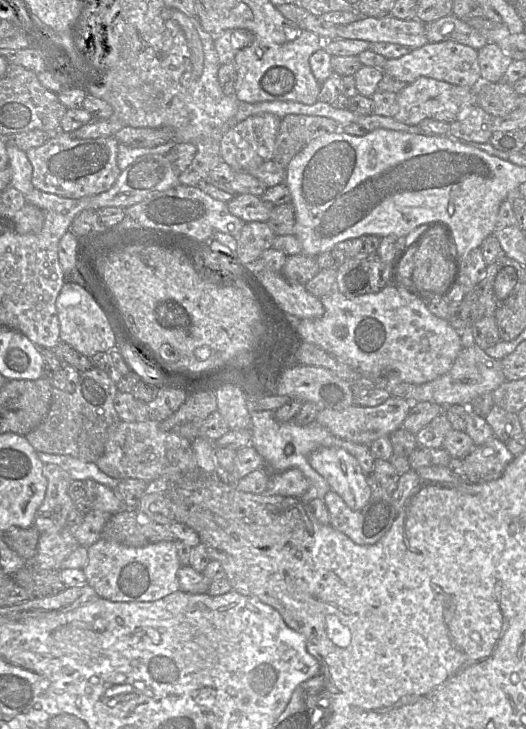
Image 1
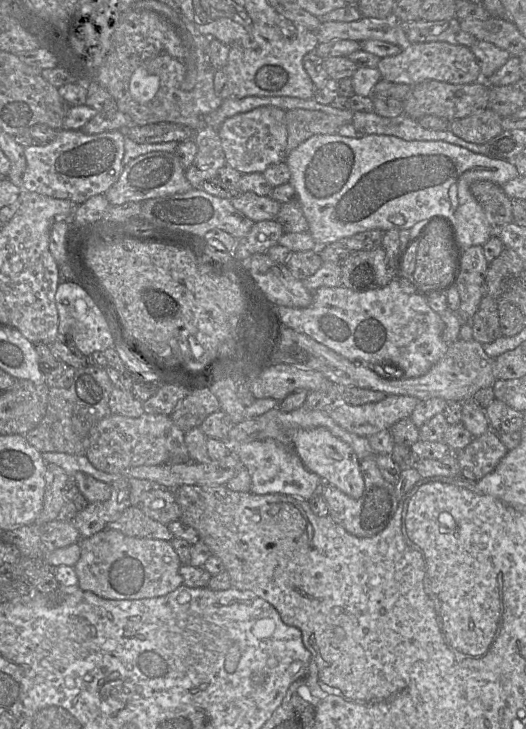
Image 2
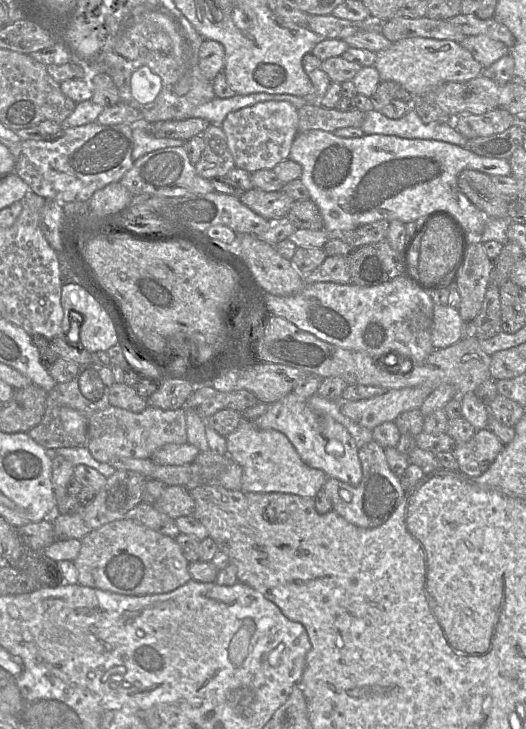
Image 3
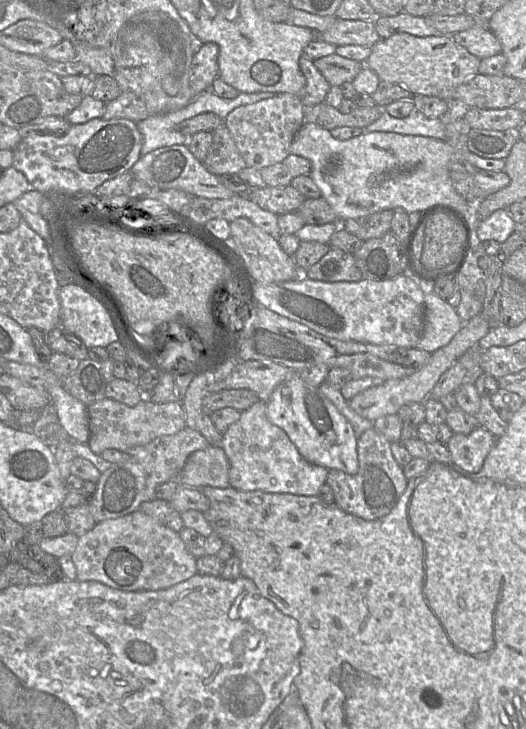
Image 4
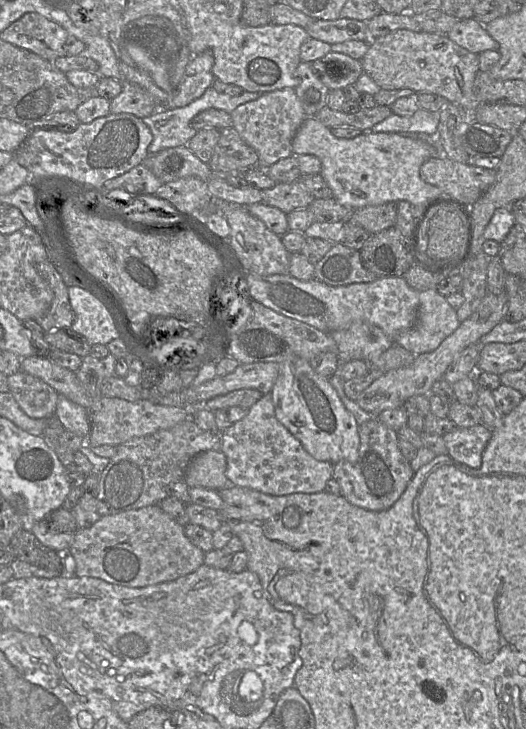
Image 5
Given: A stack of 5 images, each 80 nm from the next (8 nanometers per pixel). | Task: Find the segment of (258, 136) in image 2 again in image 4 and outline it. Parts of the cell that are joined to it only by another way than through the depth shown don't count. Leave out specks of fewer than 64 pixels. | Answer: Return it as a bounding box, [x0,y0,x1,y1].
[224,93,305,170]

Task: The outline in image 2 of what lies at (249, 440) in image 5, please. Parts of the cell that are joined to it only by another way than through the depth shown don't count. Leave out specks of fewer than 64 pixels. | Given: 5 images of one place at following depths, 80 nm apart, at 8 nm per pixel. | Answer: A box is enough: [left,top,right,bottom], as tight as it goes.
[230,439,322,501]

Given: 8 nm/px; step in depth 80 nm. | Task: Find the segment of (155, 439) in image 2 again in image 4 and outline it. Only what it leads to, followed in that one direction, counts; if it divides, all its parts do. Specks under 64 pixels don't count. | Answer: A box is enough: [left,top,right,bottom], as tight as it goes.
[88,396,186,455]

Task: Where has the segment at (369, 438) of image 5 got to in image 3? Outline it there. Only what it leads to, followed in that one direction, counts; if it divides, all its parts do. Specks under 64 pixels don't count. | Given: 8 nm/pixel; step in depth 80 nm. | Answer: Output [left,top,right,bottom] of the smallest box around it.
[322,440,406,528]

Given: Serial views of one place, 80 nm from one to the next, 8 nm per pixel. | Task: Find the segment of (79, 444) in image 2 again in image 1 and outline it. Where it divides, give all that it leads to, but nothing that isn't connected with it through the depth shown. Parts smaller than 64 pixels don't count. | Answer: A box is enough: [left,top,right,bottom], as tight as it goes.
[25,367,121,463]

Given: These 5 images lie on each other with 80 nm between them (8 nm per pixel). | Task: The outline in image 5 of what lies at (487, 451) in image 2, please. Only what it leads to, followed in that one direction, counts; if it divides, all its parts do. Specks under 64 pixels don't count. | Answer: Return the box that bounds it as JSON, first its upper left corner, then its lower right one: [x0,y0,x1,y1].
[443,423,492,468]

